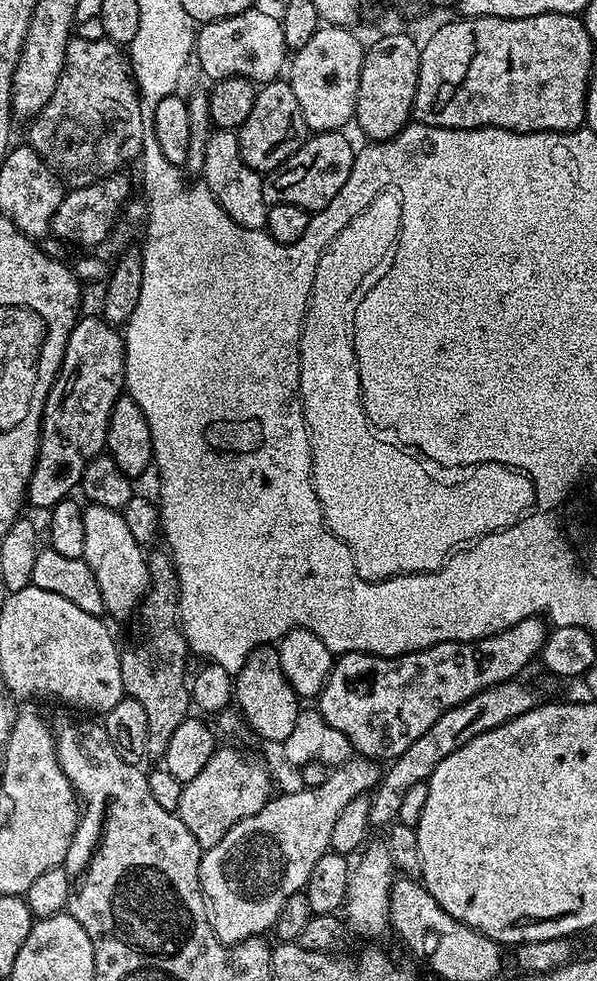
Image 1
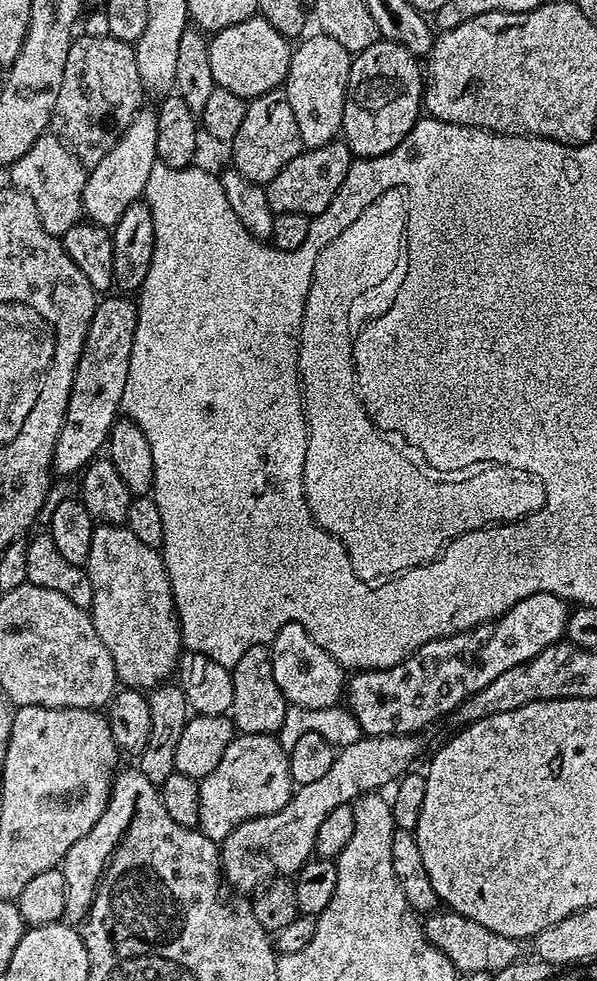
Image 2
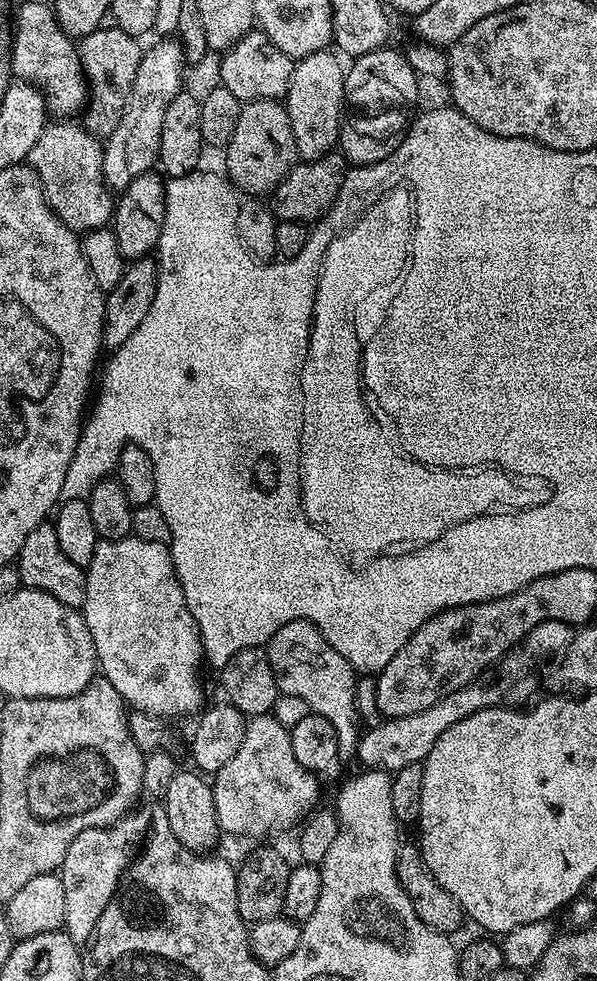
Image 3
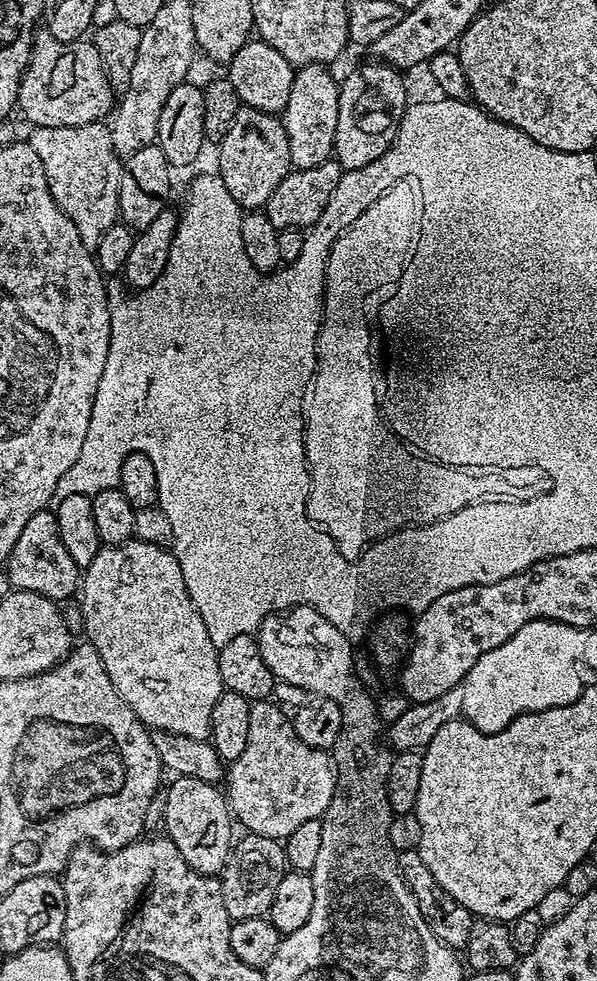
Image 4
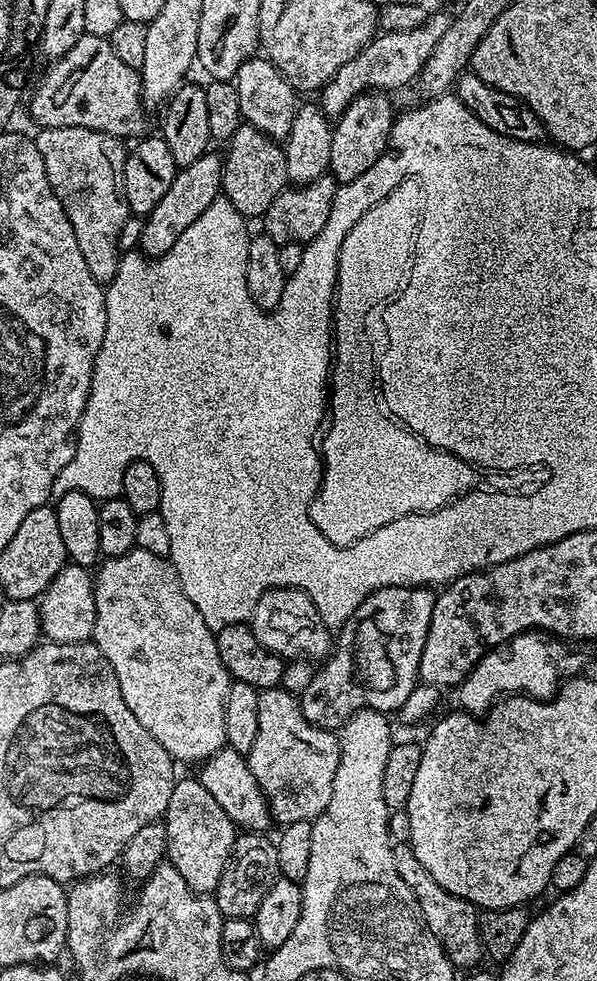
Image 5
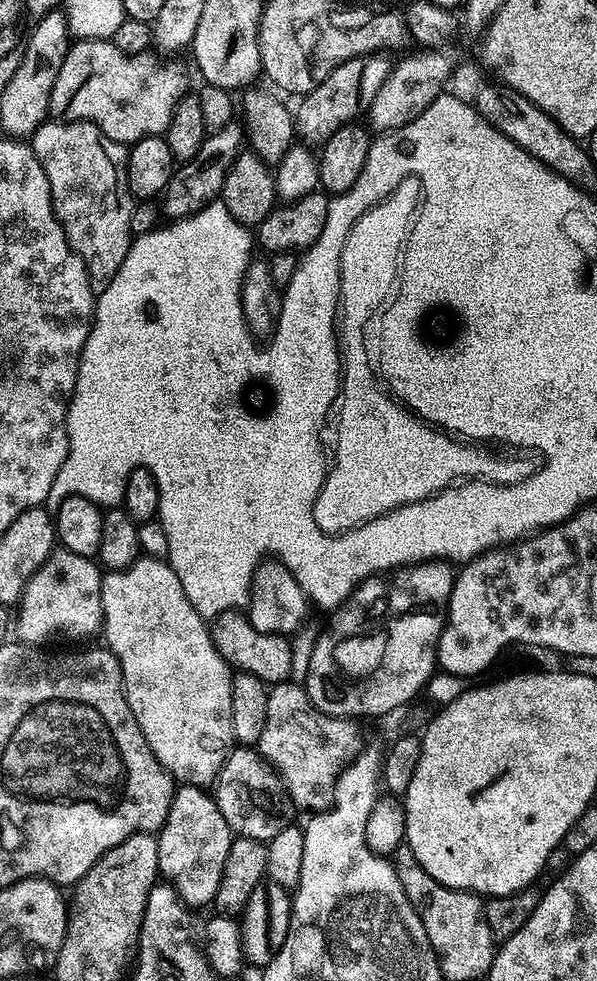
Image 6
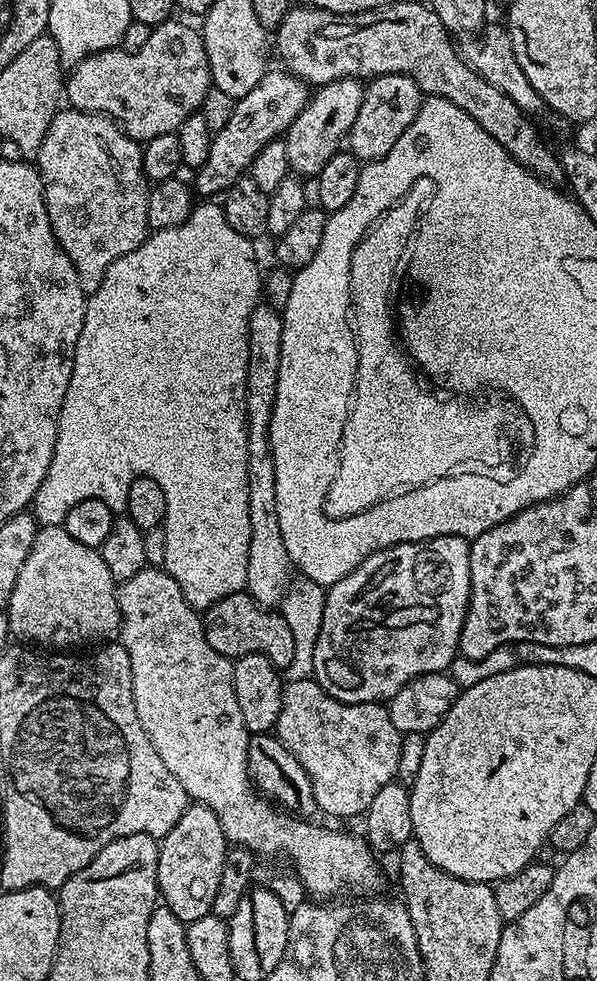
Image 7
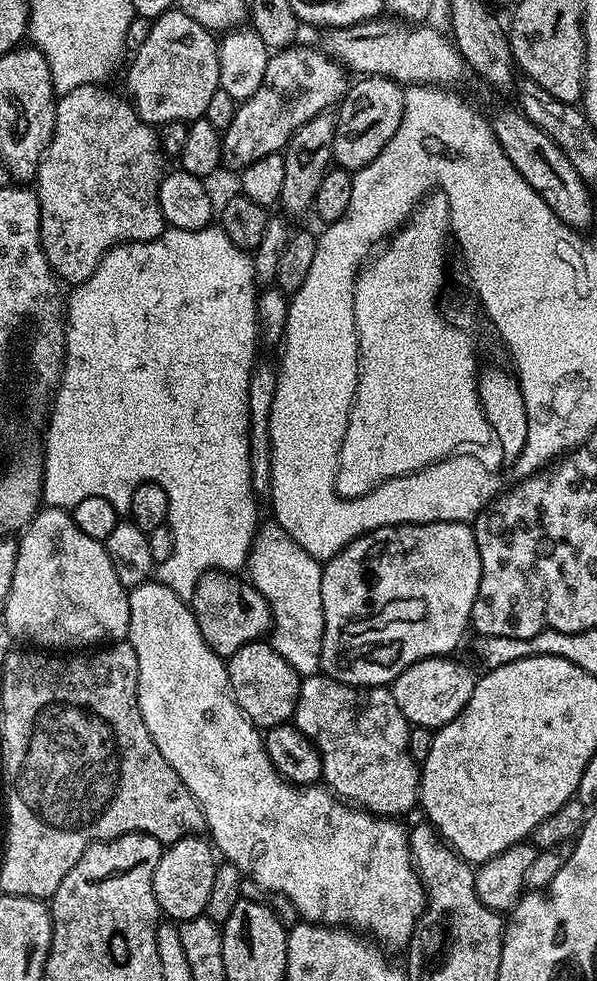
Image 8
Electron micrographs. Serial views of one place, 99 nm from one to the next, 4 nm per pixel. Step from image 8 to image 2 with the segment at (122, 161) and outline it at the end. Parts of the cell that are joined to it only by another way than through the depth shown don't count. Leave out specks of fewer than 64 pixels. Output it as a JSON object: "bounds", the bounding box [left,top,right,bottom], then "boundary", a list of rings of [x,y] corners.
{"bounds":[10,134,89,238],"boundary":[[[55,134],[40,136],[26,154],[11,164],[10,172],[11,187],[25,192],[34,202],[34,206],[38,206],[42,226],[46,226],[51,236],[63,238],[70,226],[81,223],[85,215],[83,188],[86,186],[89,169]]]}

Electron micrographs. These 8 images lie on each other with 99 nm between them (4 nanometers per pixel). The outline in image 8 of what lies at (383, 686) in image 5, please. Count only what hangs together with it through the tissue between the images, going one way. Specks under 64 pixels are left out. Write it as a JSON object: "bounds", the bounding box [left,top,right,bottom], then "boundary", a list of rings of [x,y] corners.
{"bounds":[320,520,482,688],"boundary":[[[459,520],[458,522],[430,522],[429,524],[395,524],[389,528],[375,529],[373,532],[368,532],[363,536],[358,537],[357,540],[350,542],[338,555],[327,561],[323,565],[324,573],[322,574],[322,610],[324,611],[324,633],[322,634],[322,650],[320,651],[320,667],[323,675],[334,678],[343,684],[349,684],[351,688],[378,688],[381,686],[391,685],[394,680],[407,667],[413,666],[416,662],[422,659],[430,659],[432,656],[447,657],[452,654],[456,647],[460,644],[460,639],[464,636],[464,631],[467,633],[470,628],[470,621],[472,619],[472,607],[476,601],[478,594],[478,586],[482,578],[482,558],[478,554],[478,542],[476,541],[476,533],[471,523]]]}

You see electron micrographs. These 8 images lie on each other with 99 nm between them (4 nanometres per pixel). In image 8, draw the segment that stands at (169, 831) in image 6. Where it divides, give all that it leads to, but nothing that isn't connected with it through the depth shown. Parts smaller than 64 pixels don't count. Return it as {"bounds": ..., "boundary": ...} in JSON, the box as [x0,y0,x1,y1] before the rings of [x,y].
{"bounds":[154,834,217,922],"boundary":[[[200,834],[184,836],[161,851],[160,861],[154,870],[154,898],[169,921],[179,922],[204,915],[210,889],[214,887],[217,863],[213,845]]]}

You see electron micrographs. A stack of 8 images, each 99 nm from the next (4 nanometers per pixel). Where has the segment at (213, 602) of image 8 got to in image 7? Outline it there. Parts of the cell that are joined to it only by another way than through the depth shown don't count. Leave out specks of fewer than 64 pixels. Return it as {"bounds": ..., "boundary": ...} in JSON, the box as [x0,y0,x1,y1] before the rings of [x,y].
{"bounds":[203,591,294,670],"boundary":[[[247,591],[235,592],[203,609],[206,642],[218,650],[218,654],[229,658],[239,658],[251,652],[261,652],[272,659],[272,665],[287,670],[294,658],[294,634],[286,626],[286,618],[279,611],[262,608]]]}

